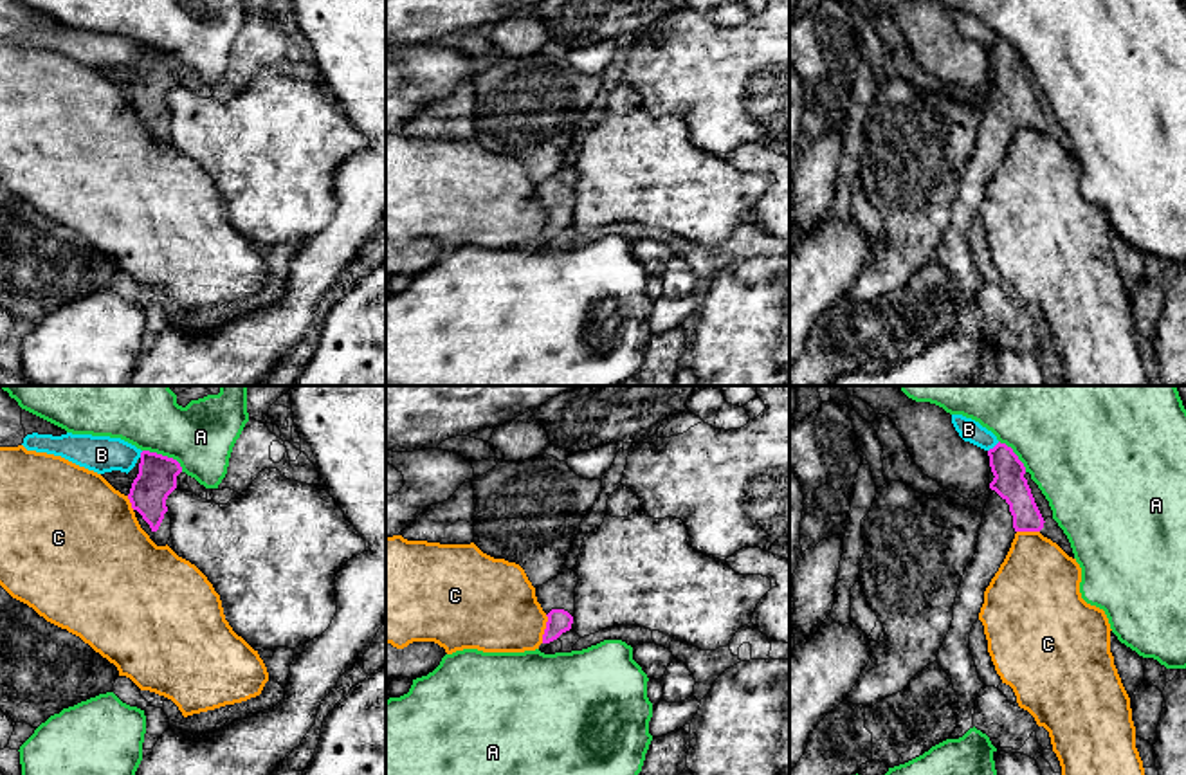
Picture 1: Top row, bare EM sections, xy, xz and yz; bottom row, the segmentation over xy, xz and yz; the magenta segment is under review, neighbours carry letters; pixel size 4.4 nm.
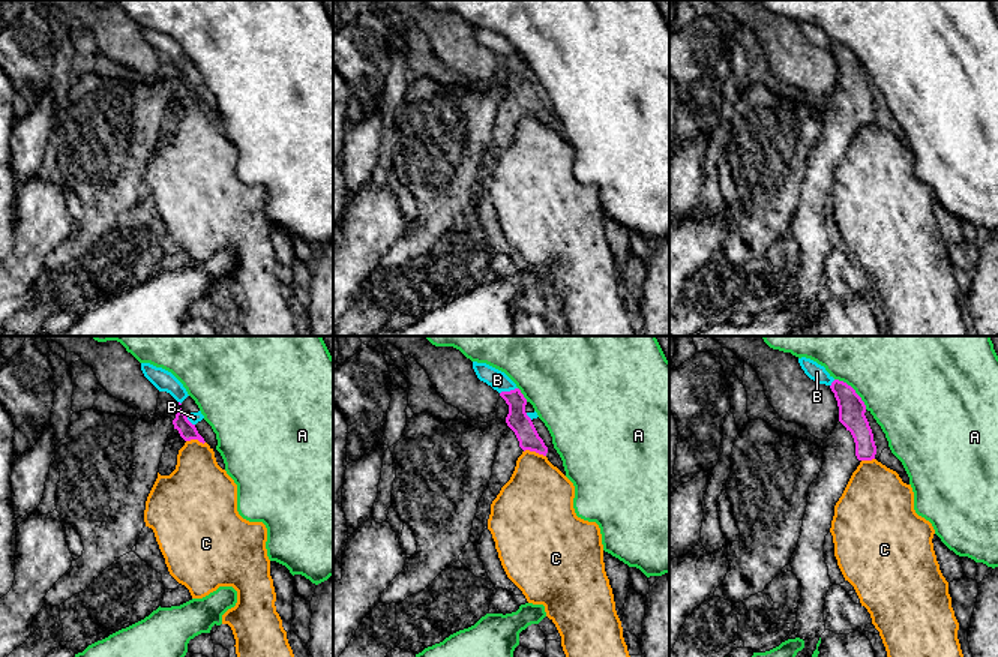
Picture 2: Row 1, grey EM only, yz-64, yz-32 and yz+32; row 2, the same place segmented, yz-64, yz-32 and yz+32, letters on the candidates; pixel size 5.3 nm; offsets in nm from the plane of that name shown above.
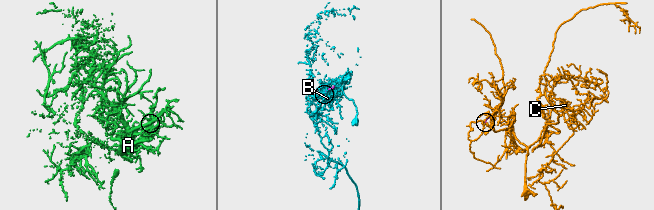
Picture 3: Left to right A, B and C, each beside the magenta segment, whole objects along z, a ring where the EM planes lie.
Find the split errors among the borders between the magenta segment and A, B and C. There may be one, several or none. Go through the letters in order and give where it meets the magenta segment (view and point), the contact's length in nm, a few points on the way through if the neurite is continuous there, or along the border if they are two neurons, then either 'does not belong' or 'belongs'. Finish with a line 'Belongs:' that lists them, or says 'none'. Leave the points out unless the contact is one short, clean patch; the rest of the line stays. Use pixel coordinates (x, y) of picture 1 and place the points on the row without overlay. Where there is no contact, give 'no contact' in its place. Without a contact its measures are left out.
A: contact xy (164, 53); length 200 nm; does not belong
B: contact yz (995, 42); length 70 nm; does not belong
C: contact xz (545, 226); length 130 nm; border xz (547, 211), (541, 238); does not belong
Belongs: none

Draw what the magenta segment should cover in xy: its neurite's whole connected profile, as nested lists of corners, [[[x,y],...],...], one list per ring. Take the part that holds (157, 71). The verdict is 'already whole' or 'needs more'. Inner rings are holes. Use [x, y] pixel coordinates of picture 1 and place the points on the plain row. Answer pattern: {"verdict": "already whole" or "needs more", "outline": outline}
{"verdict": "needs more", "outline": [[[142,47],[139,70],[132,79],[128,96],[141,124],[157,142],[166,142],[171,133],[171,114],[166,96],[177,85],[182,63],[177,56]]]}

